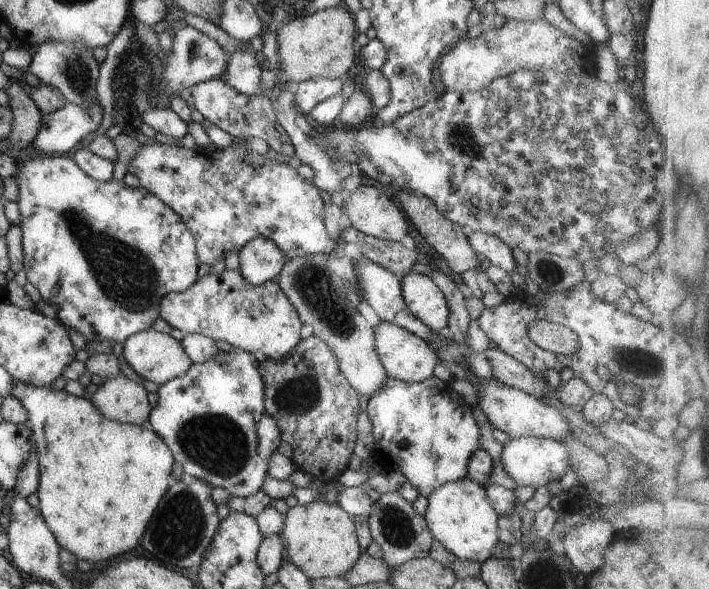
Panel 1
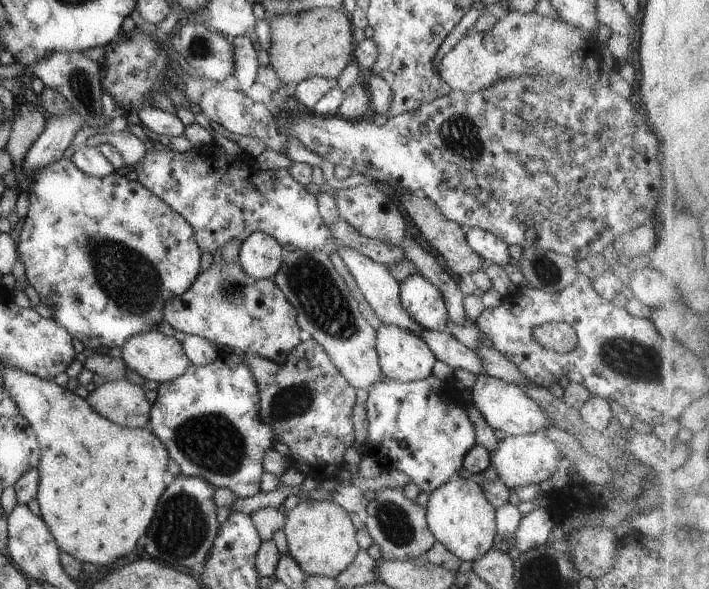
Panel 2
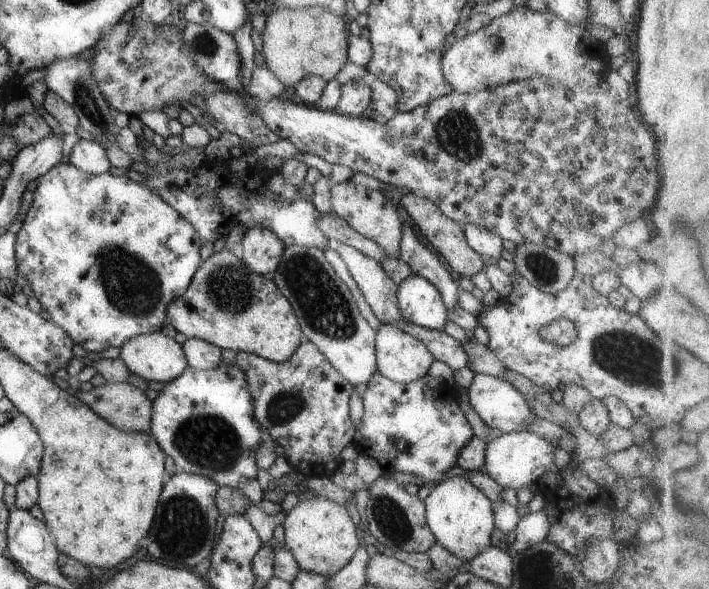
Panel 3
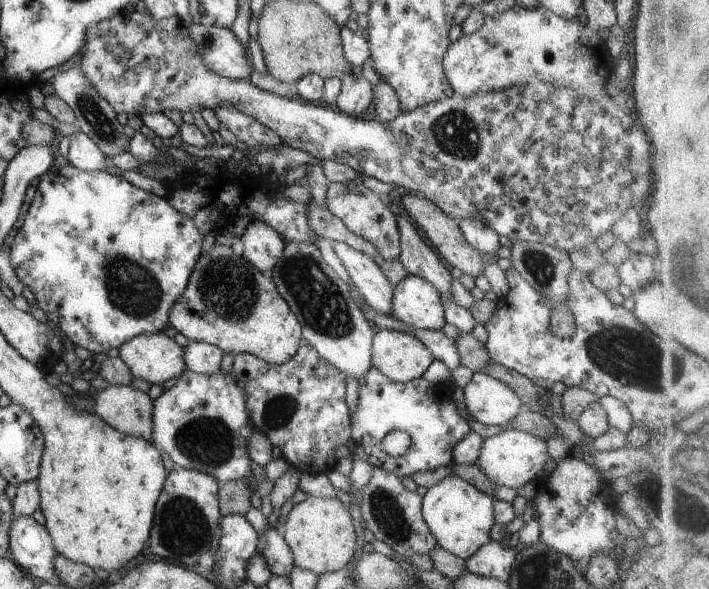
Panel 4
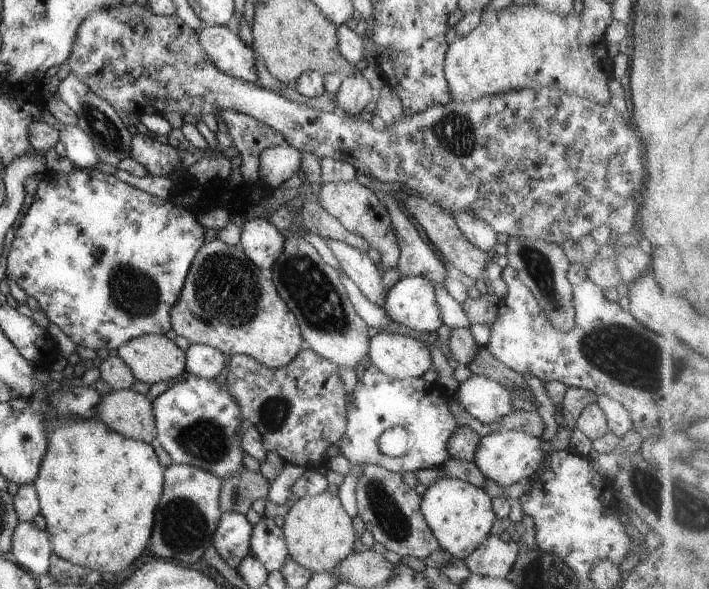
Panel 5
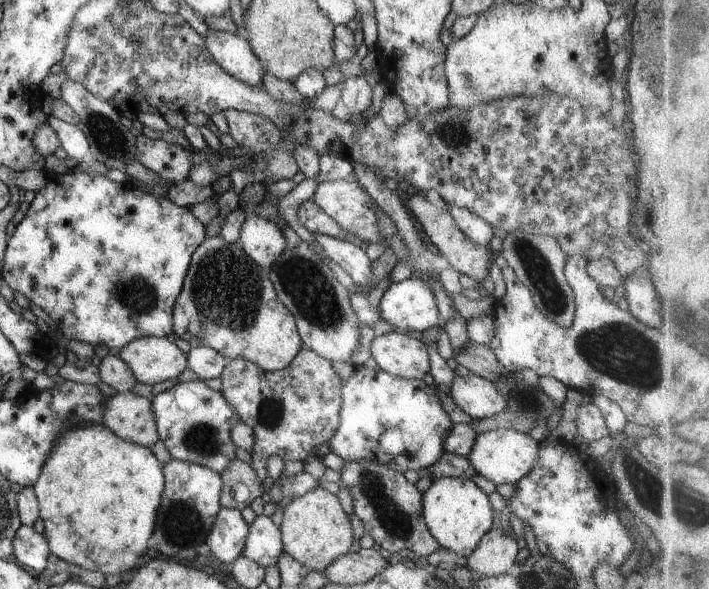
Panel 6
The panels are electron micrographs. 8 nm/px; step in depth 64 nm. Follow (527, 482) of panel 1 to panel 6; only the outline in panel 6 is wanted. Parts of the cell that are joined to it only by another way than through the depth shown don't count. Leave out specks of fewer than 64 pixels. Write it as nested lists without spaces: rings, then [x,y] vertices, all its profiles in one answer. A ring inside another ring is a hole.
[[[496,429],[478,433],[474,440],[474,446],[470,454],[466,456],[470,466],[477,474],[488,478],[496,486],[499,484],[515,484],[524,478],[538,460],[540,442],[536,441],[529,433],[523,433],[514,429]]]

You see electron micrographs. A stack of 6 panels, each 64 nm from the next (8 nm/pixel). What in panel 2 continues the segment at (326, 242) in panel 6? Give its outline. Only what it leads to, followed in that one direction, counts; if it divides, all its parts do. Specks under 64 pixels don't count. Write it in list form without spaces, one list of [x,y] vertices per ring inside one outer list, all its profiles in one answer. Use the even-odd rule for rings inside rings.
[[[340,246],[337,253],[346,263],[348,270],[352,273],[352,276],[354,276],[354,280],[356,280],[358,288],[362,291],[361,295],[374,309],[376,316],[382,324],[396,325],[417,335],[422,332],[423,326],[416,324],[416,322],[408,316],[408,312],[404,310],[404,306],[402,306],[402,302],[400,302],[400,283],[390,274],[389,268],[386,265],[366,258],[364,254],[360,254],[358,250],[350,248],[350,246]]]

